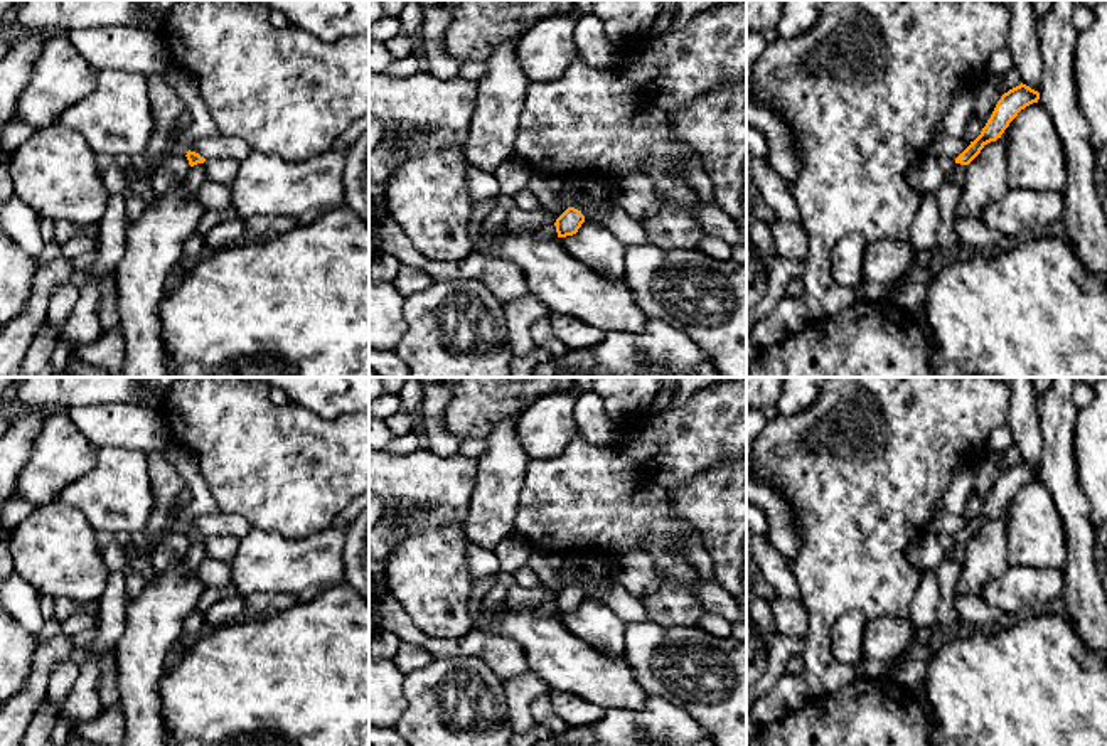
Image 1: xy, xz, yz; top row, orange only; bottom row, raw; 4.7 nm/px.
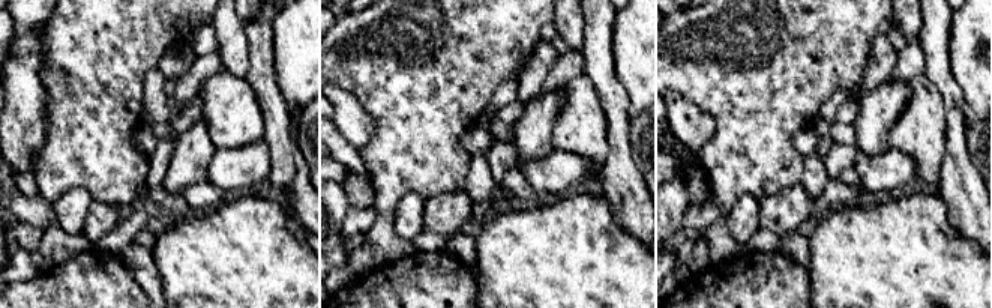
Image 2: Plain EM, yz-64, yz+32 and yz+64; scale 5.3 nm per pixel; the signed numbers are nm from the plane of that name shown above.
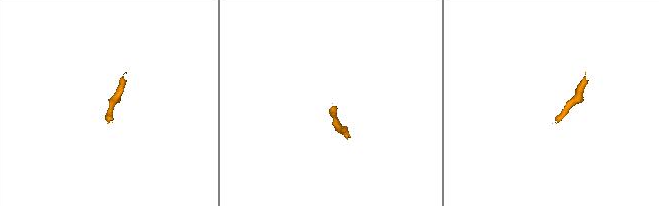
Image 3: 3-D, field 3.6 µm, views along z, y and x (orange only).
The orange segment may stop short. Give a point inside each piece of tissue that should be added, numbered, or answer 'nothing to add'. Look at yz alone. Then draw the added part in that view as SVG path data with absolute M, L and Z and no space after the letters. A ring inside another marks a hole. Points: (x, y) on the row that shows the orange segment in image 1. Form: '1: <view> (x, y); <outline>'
1: yz (957, 177); M957 163L954 173L949 175L947 179L955 185L964 185L965 184L965 175L967 175L967 165Z

